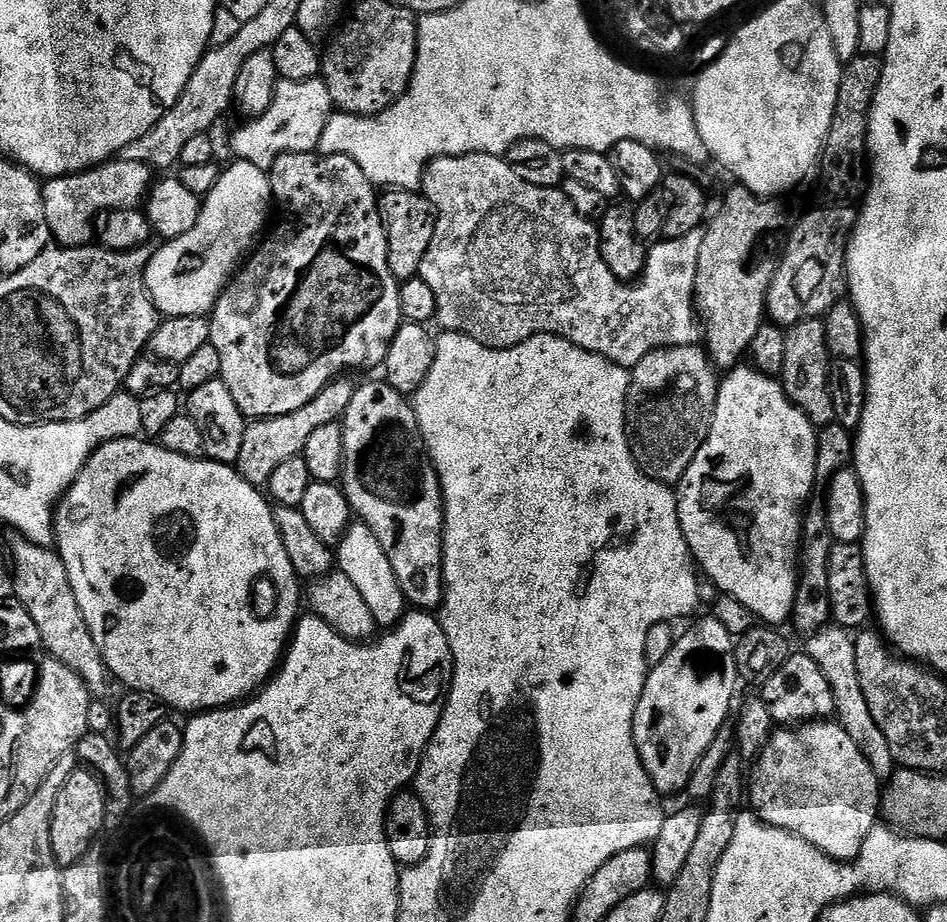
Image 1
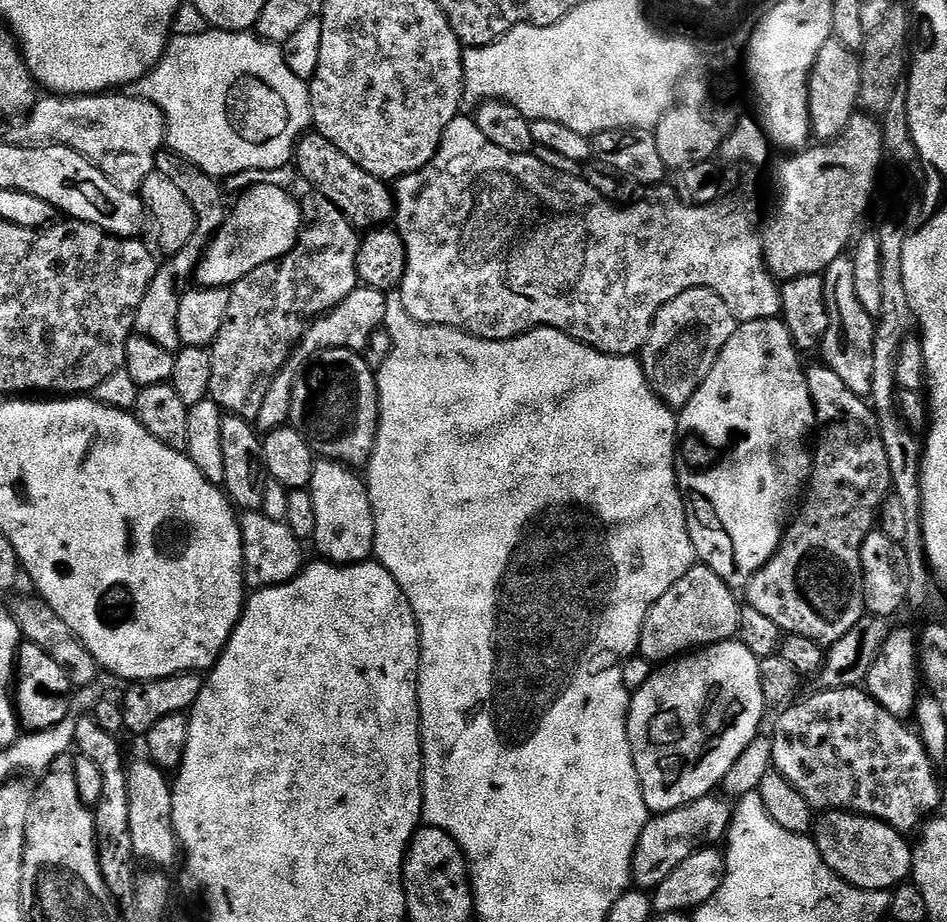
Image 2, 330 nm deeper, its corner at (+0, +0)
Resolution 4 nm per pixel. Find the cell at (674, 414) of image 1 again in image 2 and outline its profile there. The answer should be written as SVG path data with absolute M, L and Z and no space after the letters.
M691 288L666 302L666 306L658 310L648 341L638 356L648 384L659 400L673 410L685 408L690 398L694 398L698 386L706 382L706 374L714 370L722 346L730 342L737 327L738 323L722 297L709 288Z

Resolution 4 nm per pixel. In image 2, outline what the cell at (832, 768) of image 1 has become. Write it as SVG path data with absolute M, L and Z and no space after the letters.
M825 811L815 821L814 839L818 854L847 884L871 892L888 892L903 884L912 875L912 849L901 833L895 832L886 822L856 812Z

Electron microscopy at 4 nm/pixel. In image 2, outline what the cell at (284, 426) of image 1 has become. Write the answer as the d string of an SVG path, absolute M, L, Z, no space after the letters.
M358 286L346 297L342 302L338 302L338 306L331 308L325 316L319 316L310 327L306 330L304 337L300 339L299 344L292 349L292 355L288 357L287 362L282 366L282 370L278 370L278 374L274 378L274 382L270 386L270 390L266 390L266 398L262 401L262 406L258 409L258 418L254 422L255 427L261 433L267 434L285 427L292 419L292 403L294 402L294 386L298 386L298 378L302 378L302 374L308 371L308 362L315 358L322 350L334 350L339 353L343 350L345 353L359 352L363 353L368 347L370 338L377 330L384 327L384 319L386 318L386 306L388 305L387 295L367 286Z

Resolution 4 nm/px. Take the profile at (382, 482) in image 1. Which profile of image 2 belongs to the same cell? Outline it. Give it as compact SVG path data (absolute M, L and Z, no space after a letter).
M322 350L308 362L308 371L298 378L298 386L294 386L290 424L293 428L306 429L306 439L317 457L349 466L367 465L380 425L376 372L359 352L338 355L334 350Z

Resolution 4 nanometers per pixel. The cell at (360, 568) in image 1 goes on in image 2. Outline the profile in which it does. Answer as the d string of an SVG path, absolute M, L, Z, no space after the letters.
M317 459L312 465L312 483L310 491L314 510L318 514L318 526L314 537L314 545L323 559L334 564L362 564L373 555L376 546L376 523L374 510L368 497L368 485L363 479L355 476L353 469L336 460Z

